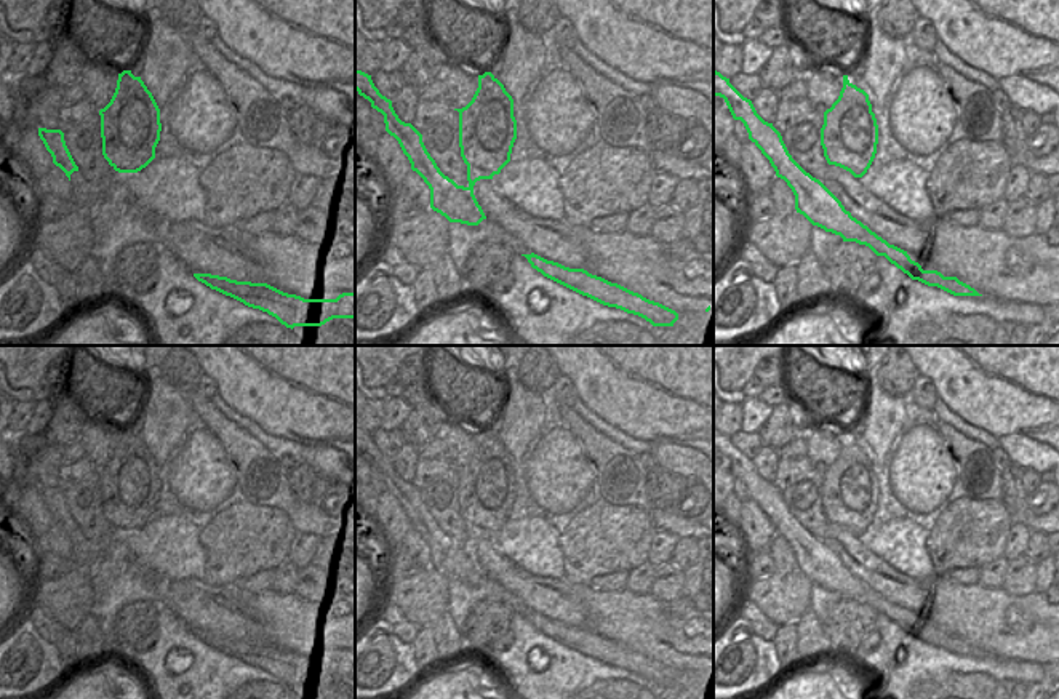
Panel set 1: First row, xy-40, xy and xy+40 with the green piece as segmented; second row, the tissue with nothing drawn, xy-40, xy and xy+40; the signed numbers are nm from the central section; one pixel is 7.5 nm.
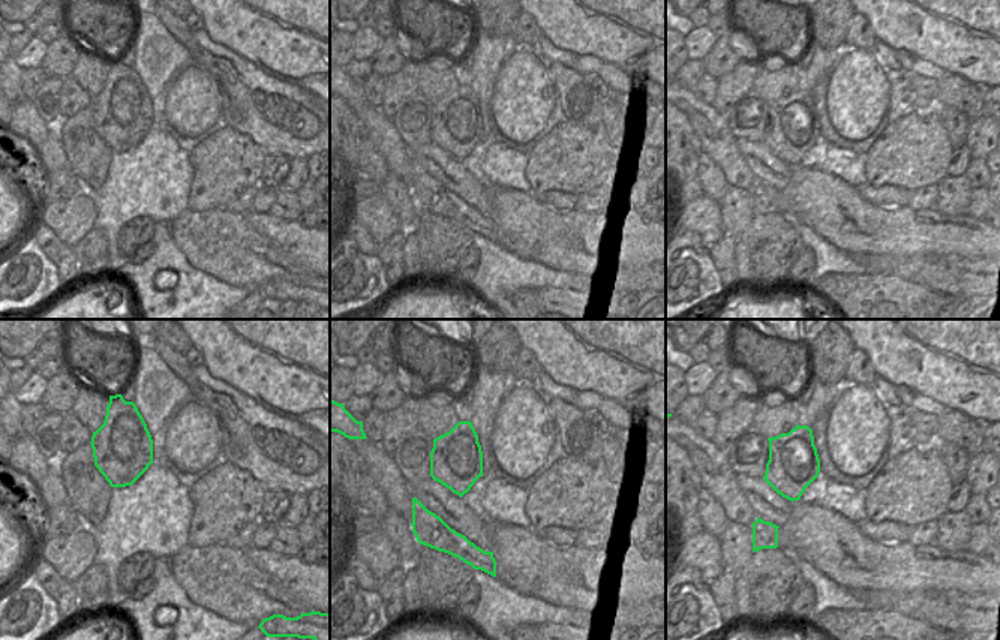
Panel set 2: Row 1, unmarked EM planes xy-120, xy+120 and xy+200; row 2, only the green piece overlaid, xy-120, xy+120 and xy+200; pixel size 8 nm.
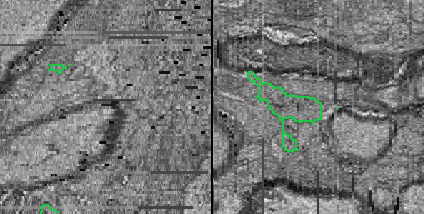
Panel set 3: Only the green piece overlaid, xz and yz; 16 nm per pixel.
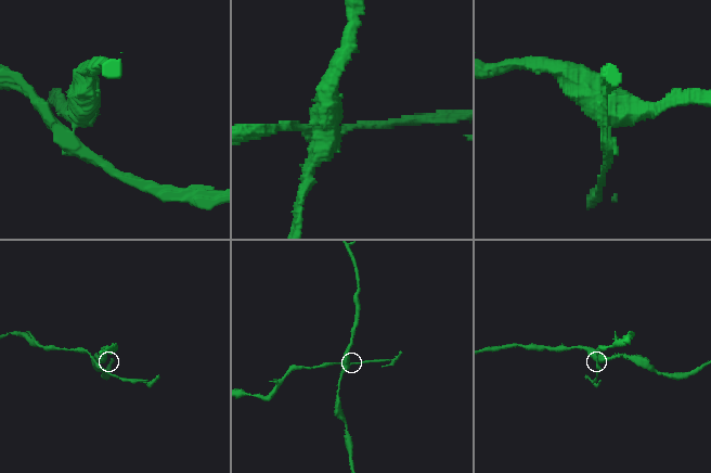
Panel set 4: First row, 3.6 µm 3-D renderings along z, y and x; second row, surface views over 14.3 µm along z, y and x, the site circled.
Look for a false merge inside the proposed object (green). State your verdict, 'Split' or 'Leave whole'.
Split.

